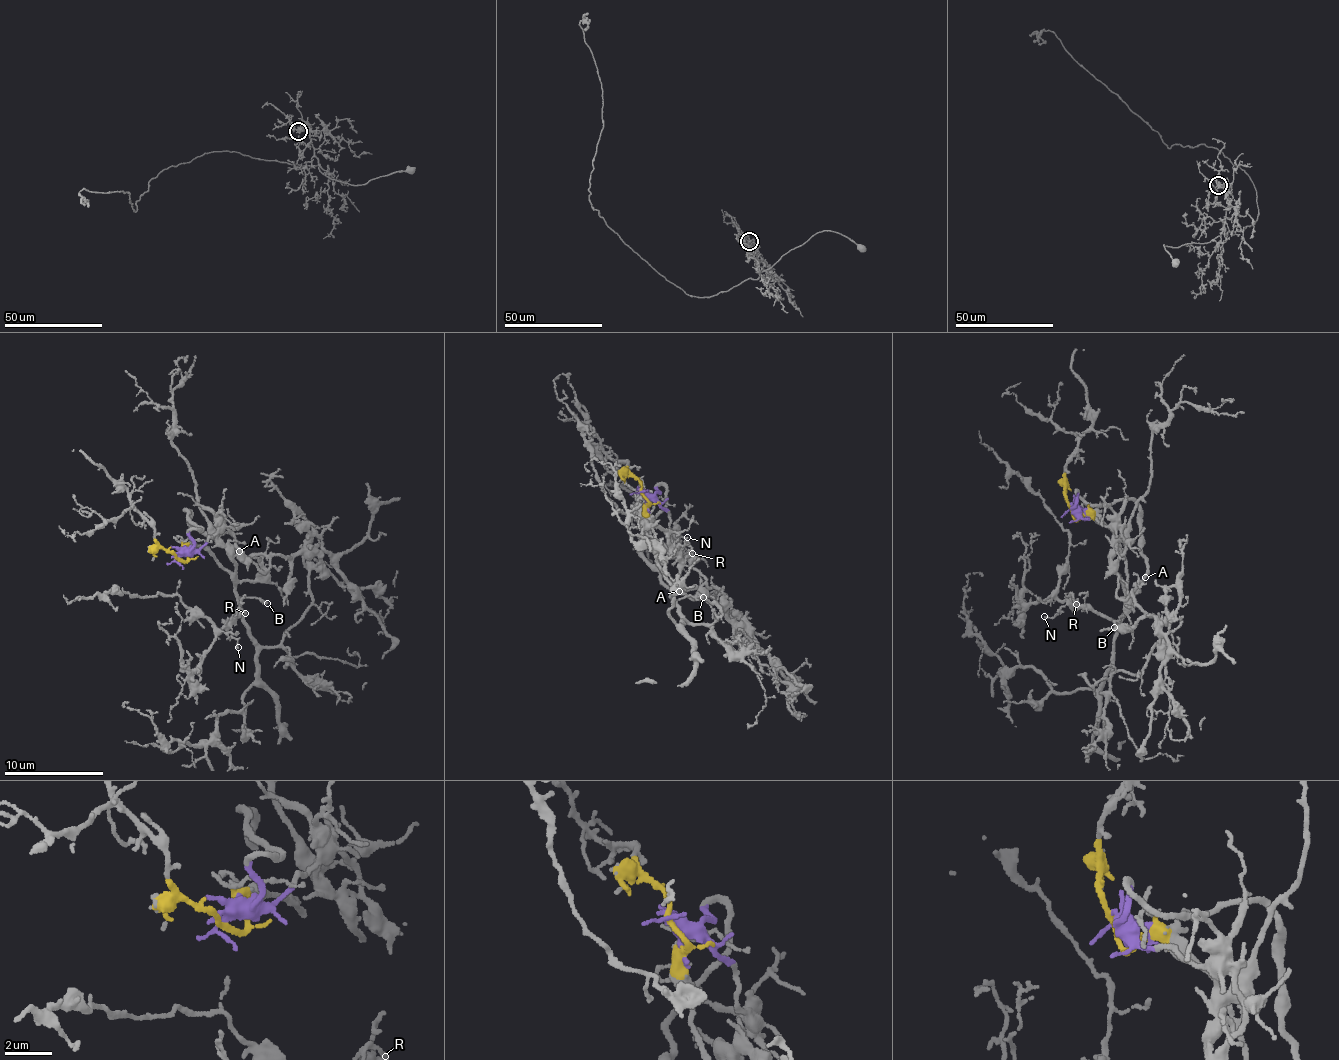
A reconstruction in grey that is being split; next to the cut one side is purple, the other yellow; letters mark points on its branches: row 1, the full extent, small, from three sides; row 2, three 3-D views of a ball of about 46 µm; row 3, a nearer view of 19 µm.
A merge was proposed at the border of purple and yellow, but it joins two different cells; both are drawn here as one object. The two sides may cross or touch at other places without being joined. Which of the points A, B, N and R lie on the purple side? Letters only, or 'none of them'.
A

